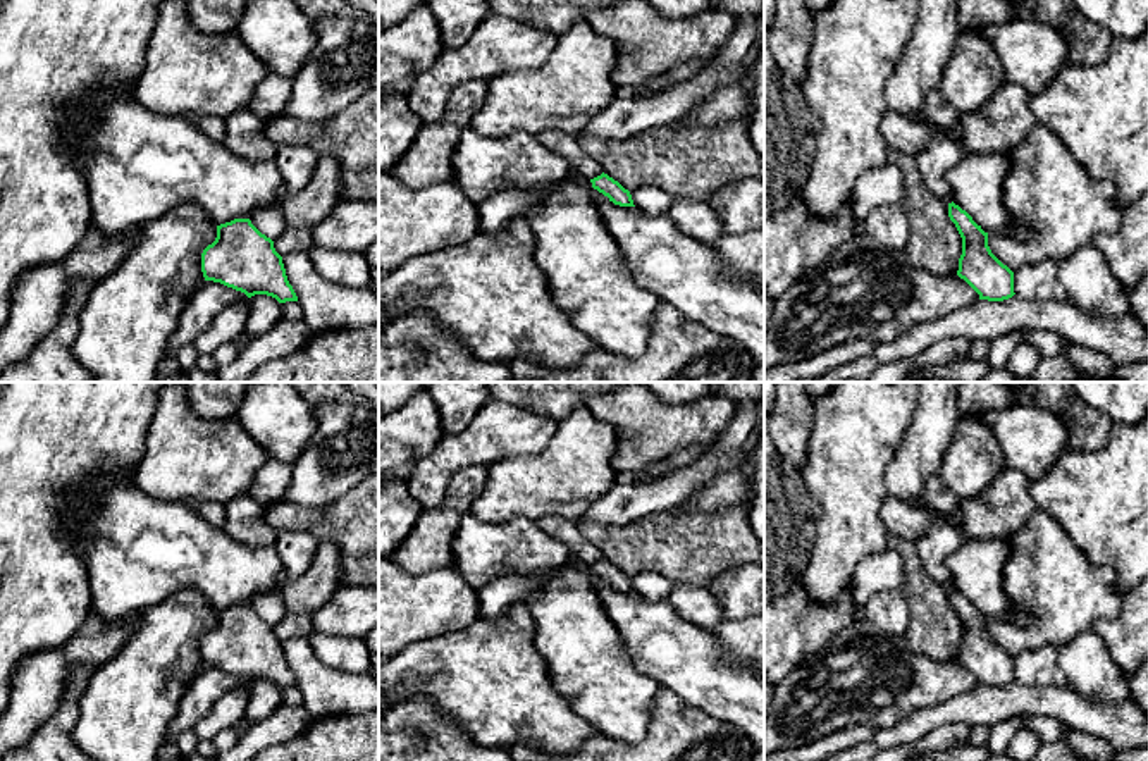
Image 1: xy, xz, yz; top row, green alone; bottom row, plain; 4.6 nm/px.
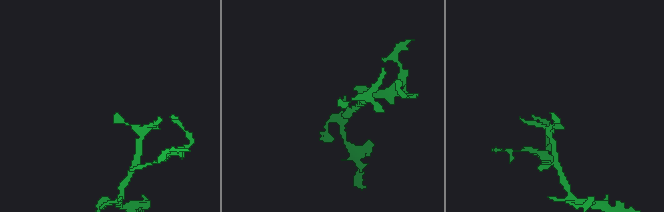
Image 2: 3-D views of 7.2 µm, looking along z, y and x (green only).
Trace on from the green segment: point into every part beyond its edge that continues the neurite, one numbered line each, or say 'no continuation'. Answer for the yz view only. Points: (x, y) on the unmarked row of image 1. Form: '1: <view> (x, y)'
no continuation

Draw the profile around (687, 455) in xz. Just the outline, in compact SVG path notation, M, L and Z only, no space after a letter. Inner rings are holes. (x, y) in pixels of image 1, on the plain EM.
M702 446L683 448L673 453L666 461L671 465L673 470L678 470L697 461L704 455L704 451L706 449Z

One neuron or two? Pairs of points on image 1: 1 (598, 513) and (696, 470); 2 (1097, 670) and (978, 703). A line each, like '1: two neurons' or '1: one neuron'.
1: one neuron
2: two neurons

